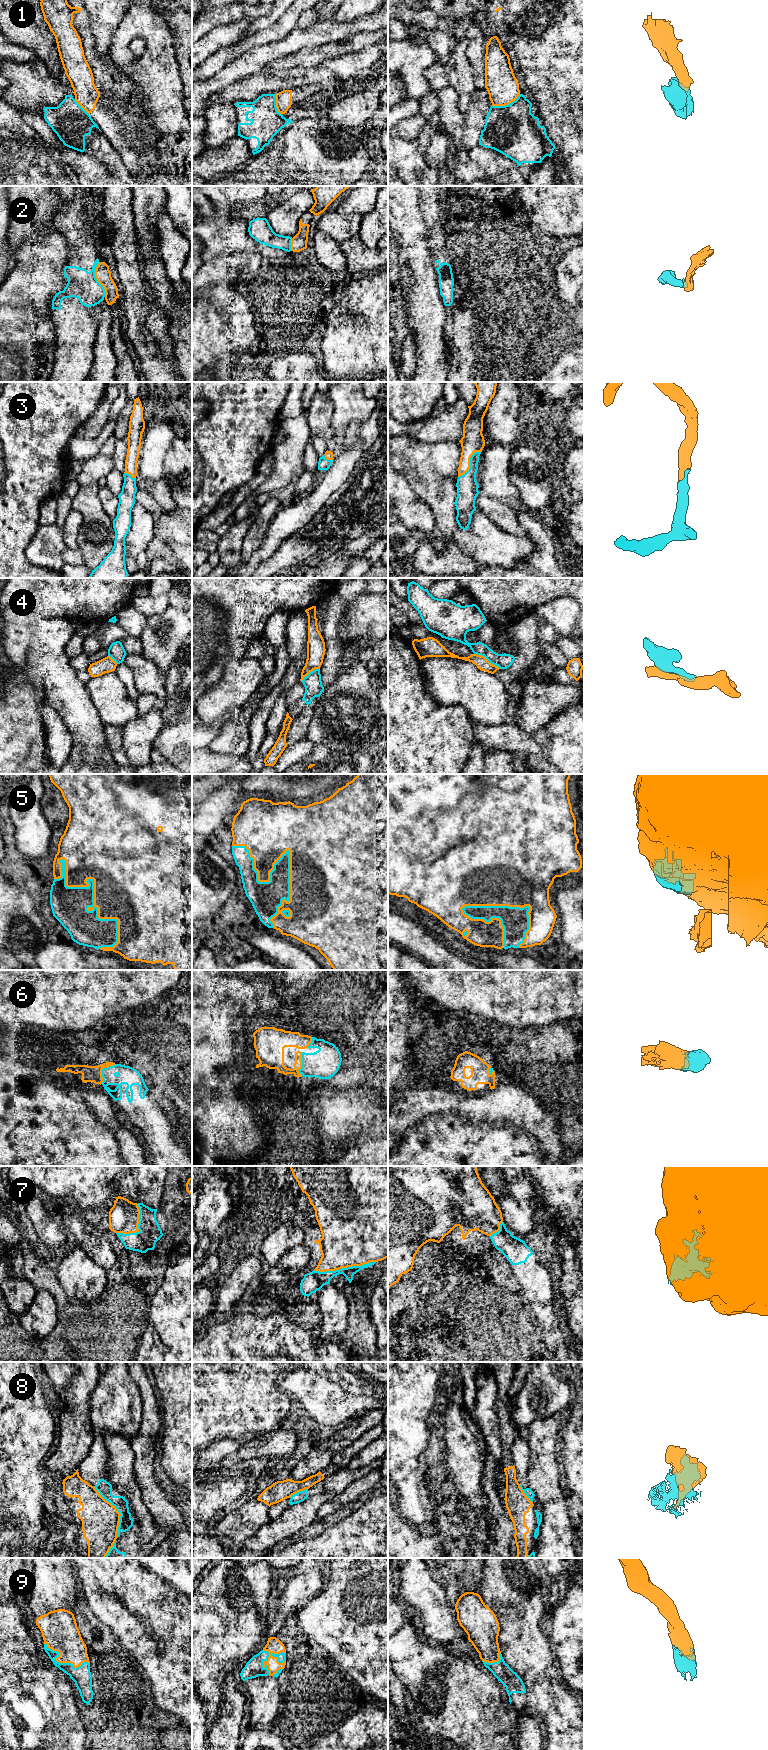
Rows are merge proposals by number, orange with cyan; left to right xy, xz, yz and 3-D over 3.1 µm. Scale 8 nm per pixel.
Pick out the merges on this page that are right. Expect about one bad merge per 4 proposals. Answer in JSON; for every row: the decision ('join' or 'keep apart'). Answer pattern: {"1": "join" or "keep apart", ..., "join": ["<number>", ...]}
{"1": "keep apart", "2": "keep apart", "3": "join", "4": "keep apart", "5": "join", "6": "join", "7": "join", "8": "keep apart", "9": "join", "join": ["3", "5", "6", "7", "9"]}

